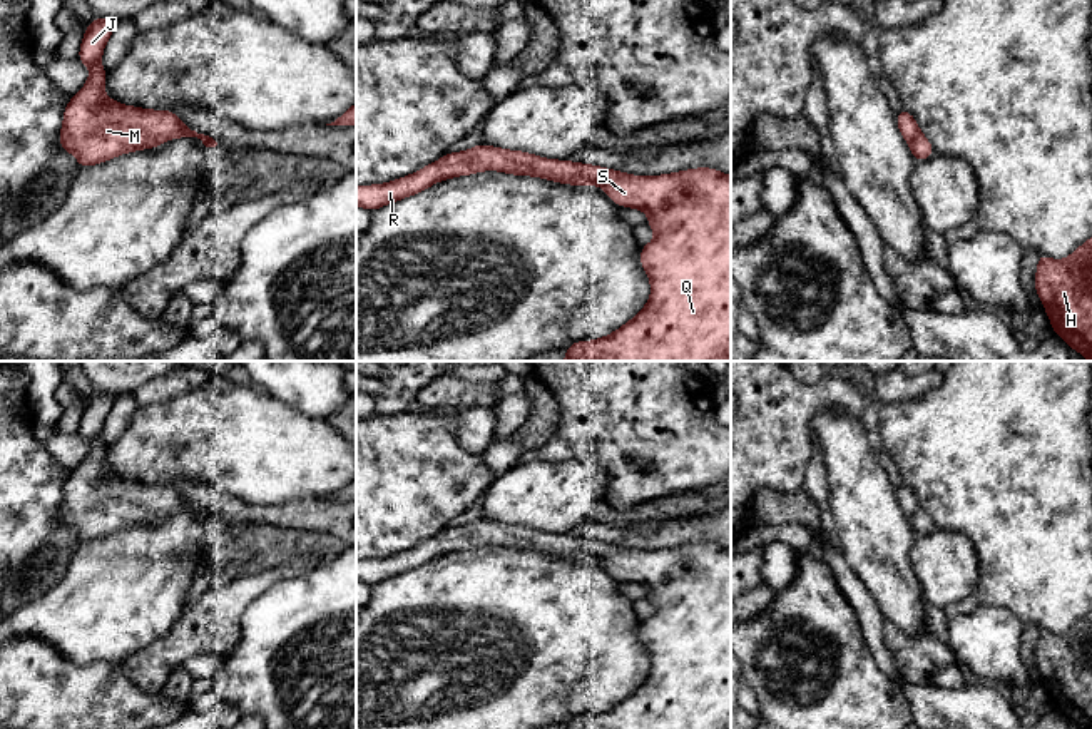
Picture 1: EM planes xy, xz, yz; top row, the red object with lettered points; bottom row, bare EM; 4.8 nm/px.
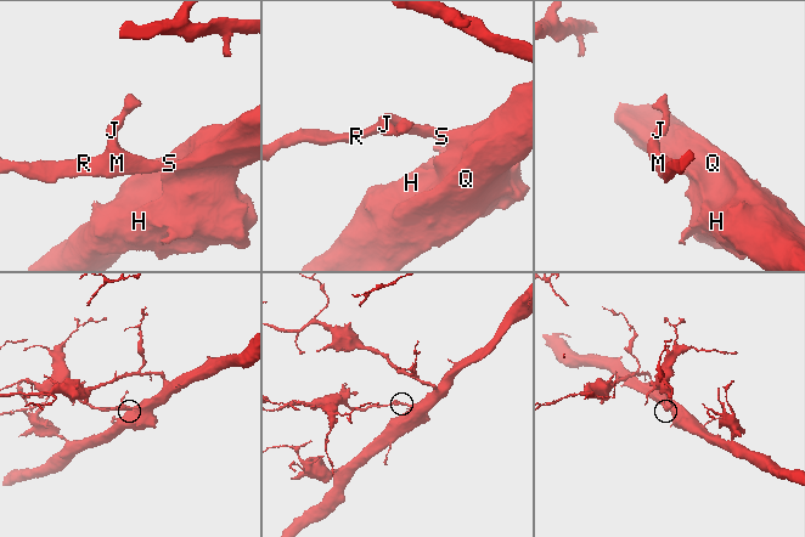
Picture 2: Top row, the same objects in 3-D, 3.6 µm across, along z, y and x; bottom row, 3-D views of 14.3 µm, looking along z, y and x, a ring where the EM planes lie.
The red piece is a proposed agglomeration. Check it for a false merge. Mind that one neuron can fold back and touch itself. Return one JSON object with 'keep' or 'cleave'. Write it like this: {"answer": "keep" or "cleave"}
{"answer": "keep"}

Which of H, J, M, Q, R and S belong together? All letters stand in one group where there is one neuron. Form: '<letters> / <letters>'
H J M Q R S

